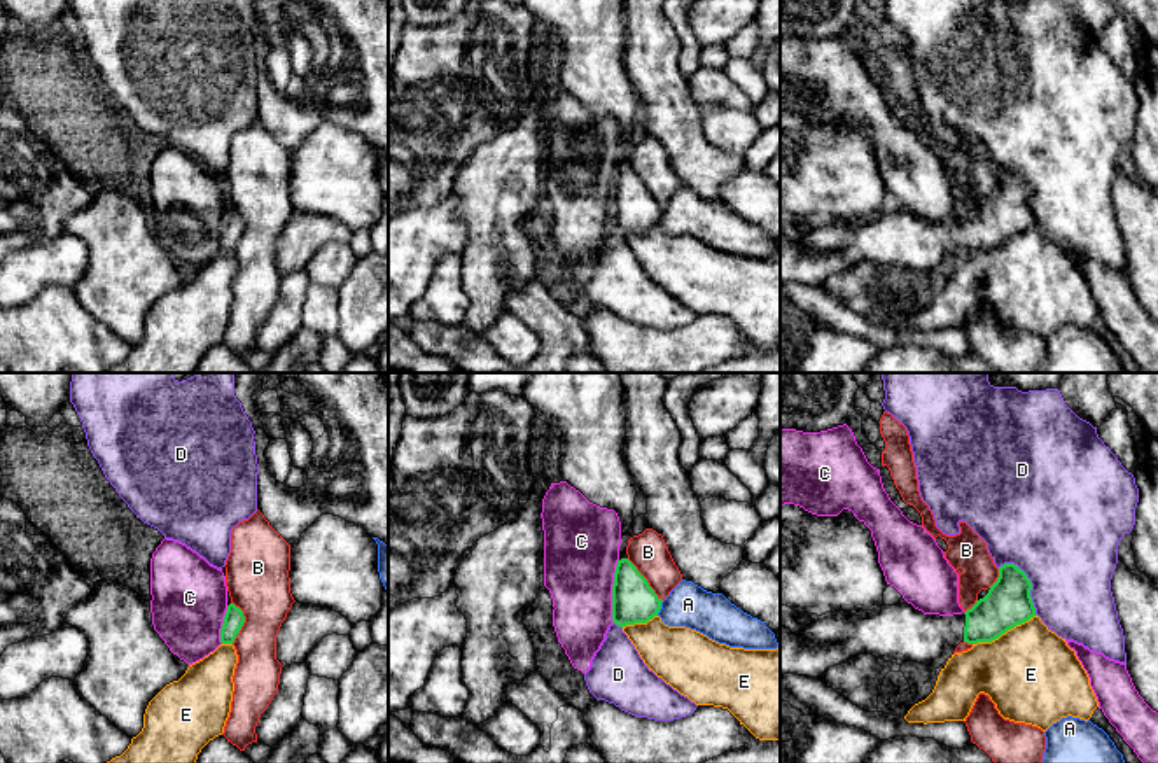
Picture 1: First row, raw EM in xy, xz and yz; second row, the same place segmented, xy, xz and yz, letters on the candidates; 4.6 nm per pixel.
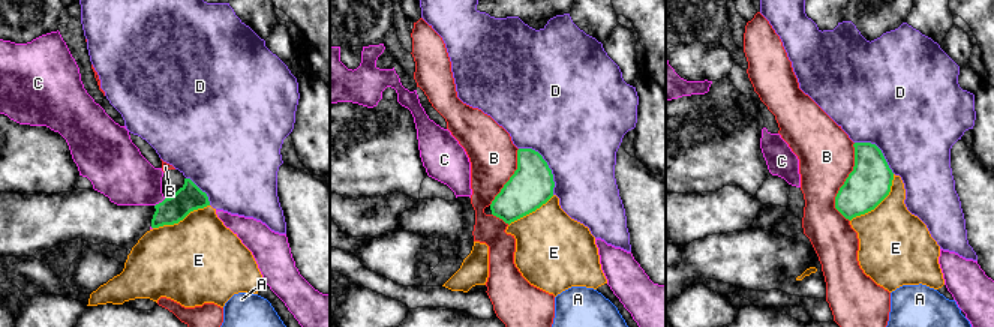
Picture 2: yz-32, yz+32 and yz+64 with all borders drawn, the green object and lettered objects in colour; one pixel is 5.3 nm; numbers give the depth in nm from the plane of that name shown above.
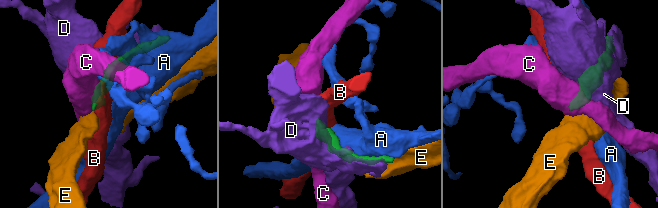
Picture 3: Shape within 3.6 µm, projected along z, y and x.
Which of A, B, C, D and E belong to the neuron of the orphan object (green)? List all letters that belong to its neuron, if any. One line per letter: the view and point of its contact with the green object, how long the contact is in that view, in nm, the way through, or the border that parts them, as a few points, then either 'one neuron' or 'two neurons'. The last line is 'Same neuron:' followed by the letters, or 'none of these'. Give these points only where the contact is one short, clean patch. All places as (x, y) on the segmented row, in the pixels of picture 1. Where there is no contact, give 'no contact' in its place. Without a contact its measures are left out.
A: xz (660, 608) | 80 nm | two neurons
B: xy (244, 622) | 190 nm | two neurons
C: xz (613, 590) | 300 nm | along xz (618, 559), (613, 585), (613, 622) | two neurons
D: yz (1031, 583) | 300 nm | two neurons
E: yz (1004, 632) | 320 nm | two neurons
Same neuron: none of these

